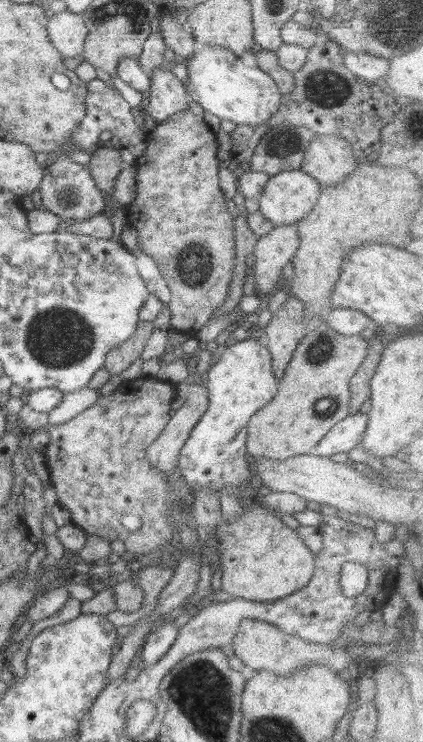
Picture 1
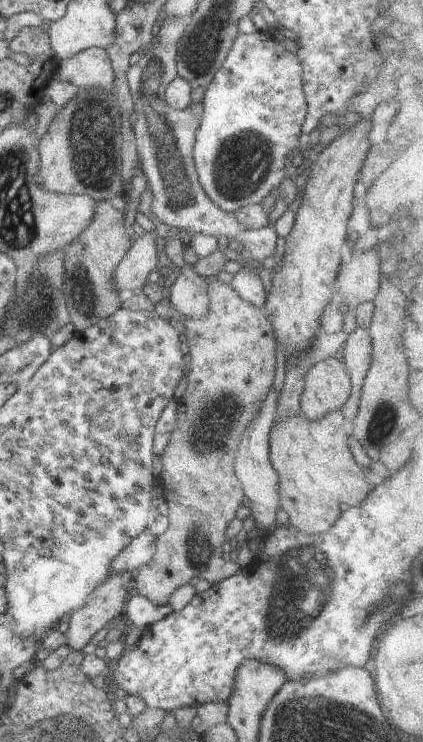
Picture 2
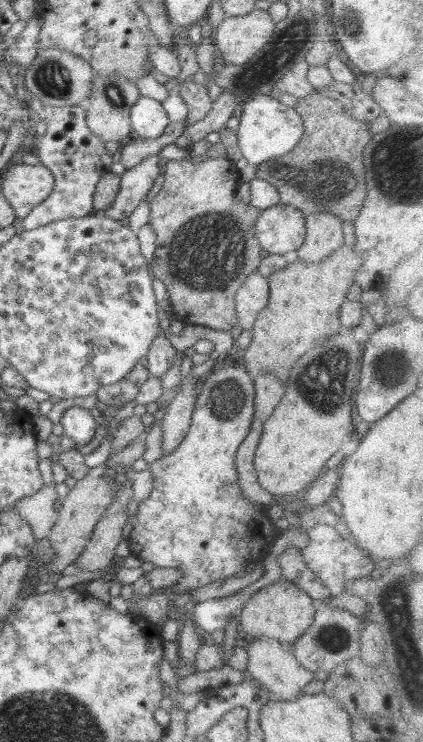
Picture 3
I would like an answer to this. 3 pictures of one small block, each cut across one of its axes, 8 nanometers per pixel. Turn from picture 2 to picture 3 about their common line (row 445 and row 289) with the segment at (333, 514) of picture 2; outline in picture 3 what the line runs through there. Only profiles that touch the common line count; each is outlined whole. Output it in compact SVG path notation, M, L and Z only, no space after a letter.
M342 246L340 250L336 250L330 258L326 258L324 262L316 263L316 264L306 264L299 262L298 259L295 259L294 262L290 262L290 266L286 268L286 270L282 270L282 272L274 272L274 274L268 276L267 282L269 283L269 300L266 308L262 310L261 314L258 314L257 320L255 321L254 327L251 329L252 331L252 340L249 346L244 350L244 364L242 367L249 373L252 379L258 378L262 372L270 372L270 374L274 374L276 378L280 378L282 380L282 384L284 384L284 380L288 380L288 376L290 376L290 370L292 370L292 366L294 366L294 362L304 354L304 352L308 352L308 350L312 350L312 348L316 348L316 346L320 346L320 344L324 344L324 340L326 338L332 338L338 330L340 330L340 320L338 320L338 312L340 312L340 304L346 300L346 292L348 292L348 288L350 288L350 284L352 284L352 278L354 278L354 274L356 274L356 270L358 270L358 266L360 266L360 256L350 248L350 246Z

